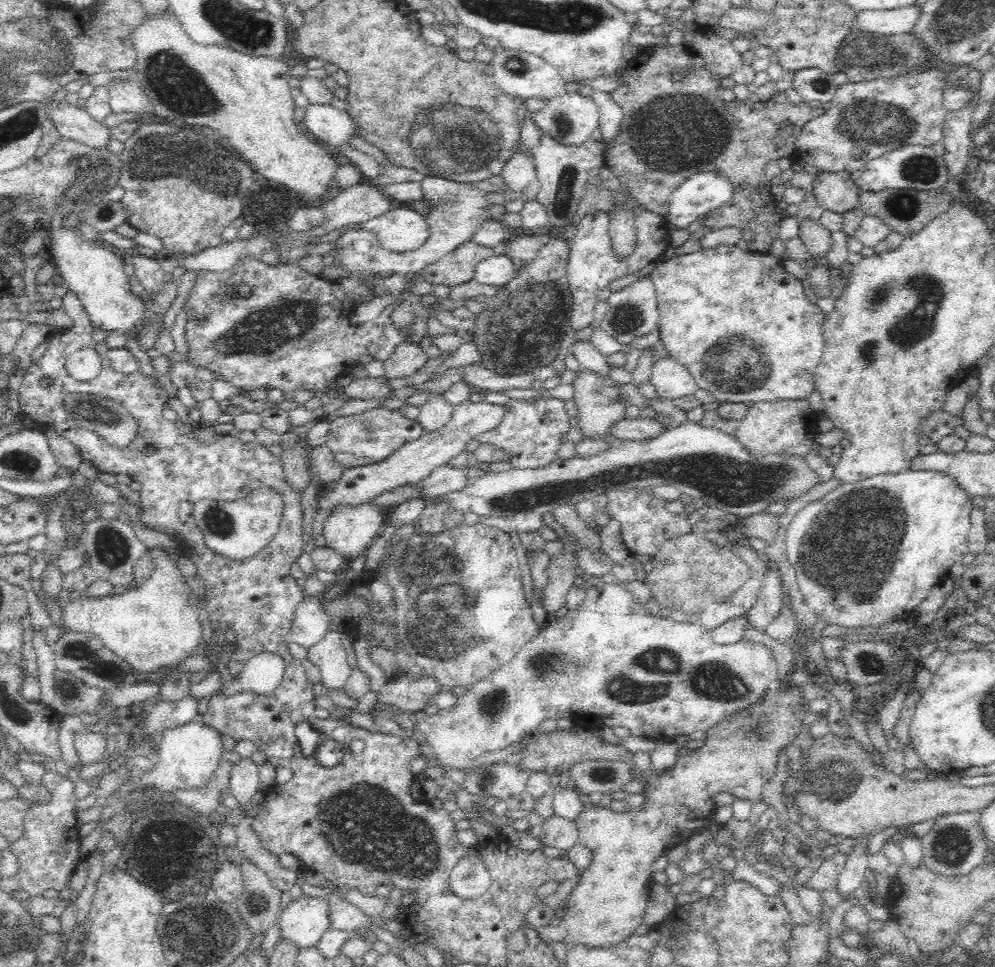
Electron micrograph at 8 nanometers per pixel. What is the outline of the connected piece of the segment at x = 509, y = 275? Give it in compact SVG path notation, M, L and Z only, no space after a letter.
M505 253L492 255L476 264L473 278L480 284L505 285L516 276L518 266Z

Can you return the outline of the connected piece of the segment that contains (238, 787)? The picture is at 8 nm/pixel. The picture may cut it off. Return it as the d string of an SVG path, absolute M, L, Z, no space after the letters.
M242 758L232 764L229 774L228 790L239 802L243 813L248 812L249 798L259 789L257 765L250 758Z

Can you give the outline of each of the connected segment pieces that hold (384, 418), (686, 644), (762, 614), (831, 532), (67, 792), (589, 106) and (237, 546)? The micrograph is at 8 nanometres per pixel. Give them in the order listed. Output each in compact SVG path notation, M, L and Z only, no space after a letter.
M382 406L361 414L338 416L330 420L327 443L332 449L336 462L345 467L355 467L389 455L403 442L411 441L422 433L421 426L416 419L408 419L401 413L401 409L389 410Z
M599 582L595 585L588 584L586 587L586 596L584 602L579 608L568 610L562 618L550 617L545 626L529 641L521 650L505 662L499 669L496 669L490 676L472 682L467 686L466 691L458 700L454 702L452 708L440 710L438 714L426 716L423 712L419 713L414 720L415 728L419 728L425 734L425 742L434 754L438 767L443 769L457 768L462 770L471 766L476 760L483 758L484 754L491 754L496 750L502 750L520 741L528 733L537 731L538 726L545 720L560 720L563 718L572 719L595 716L605 721L609 727L616 724L626 724L634 736L648 736L654 740L673 741L678 735L690 734L697 730L705 731L714 720L720 720L722 716L730 712L736 712L737 709L746 708L749 704L756 704L769 686L778 682L778 665L771 650L761 643L750 642L745 638L732 644L717 644L712 641L711 635L707 632L694 618L689 618L684 622L678 622L671 617L662 617L650 614L646 603L640 604L632 595L632 592L623 583L616 582Z
M772 570L763 577L763 588L756 605L745 615L748 628L766 631L782 612L782 578L779 572Z
M910 468L902 472L880 473L851 483L842 483L821 498L809 502L792 516L783 540L786 560L796 572L796 583L805 604L829 624L846 627L853 632L869 631L894 618L907 617L928 596L931 588L935 584L940 584L947 577L952 566L961 564L963 556L968 553L966 537L969 529L969 514L974 508L970 500L967 492L960 487L956 477L951 473L935 469Z
M52 768L44 771L41 784L51 792L48 804L32 805L27 809L24 834L20 840L9 843L11 850L18 857L18 873L16 878L20 888L30 892L32 896L42 895L46 889L54 888L60 892L66 887L76 864L80 846L77 830L74 796L74 774L60 774Z
M566 92L549 101L543 110L535 114L535 120L541 130L546 130L563 144L582 146L599 127L599 111L592 98L581 96L578 92Z
M262 487L252 491L250 497L238 500L197 500L192 505L191 517L205 545L217 559L244 560L245 557L254 556L272 538L281 519L282 507L280 494L271 488Z

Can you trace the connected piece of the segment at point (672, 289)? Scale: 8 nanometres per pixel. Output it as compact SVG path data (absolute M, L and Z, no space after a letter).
M730 244L702 247L696 252L660 258L650 275L657 300L657 344L663 348L668 357L672 357L690 373L698 387L708 390L715 400L741 402L747 405L775 400L802 400L808 398L815 390L812 376L823 351L821 324L825 313L816 304L806 299L800 281L785 271L781 261L776 257L768 252L742 250L737 245Z

